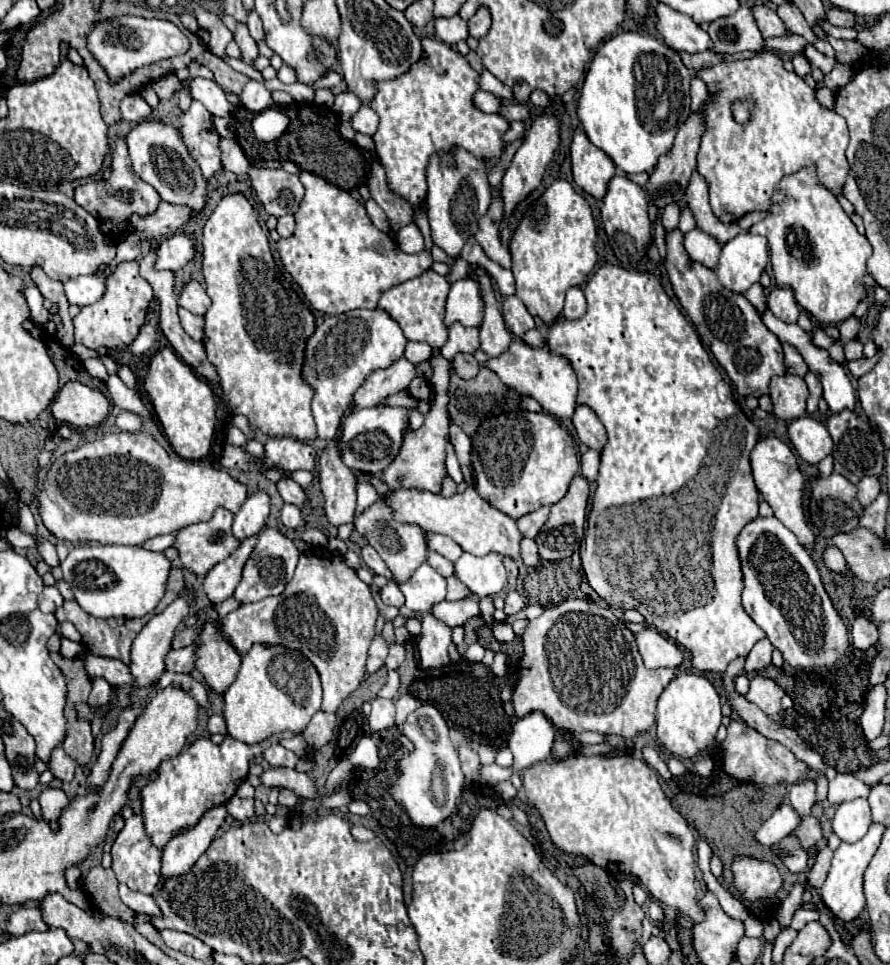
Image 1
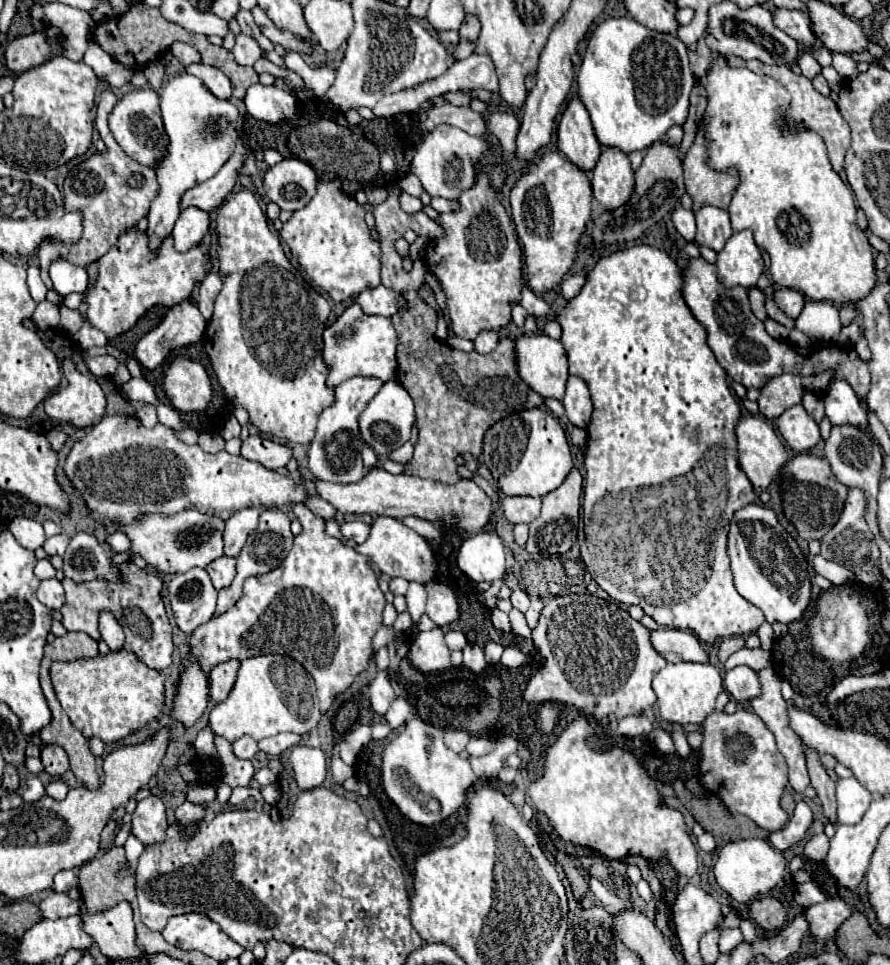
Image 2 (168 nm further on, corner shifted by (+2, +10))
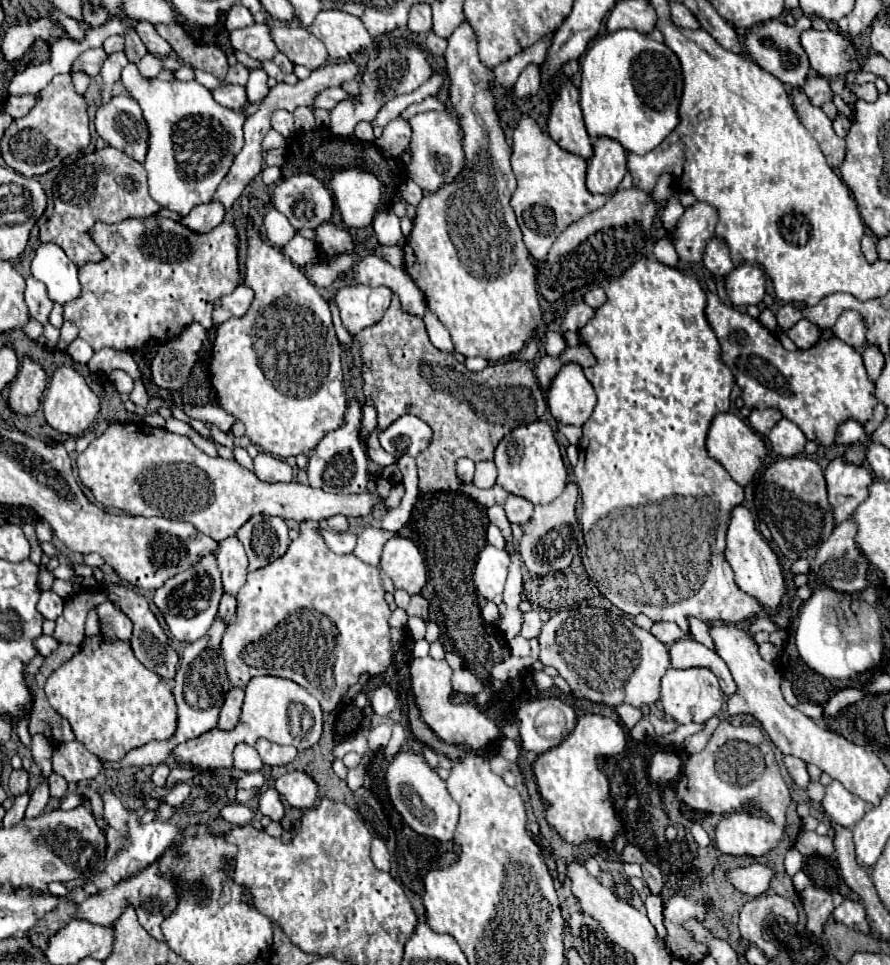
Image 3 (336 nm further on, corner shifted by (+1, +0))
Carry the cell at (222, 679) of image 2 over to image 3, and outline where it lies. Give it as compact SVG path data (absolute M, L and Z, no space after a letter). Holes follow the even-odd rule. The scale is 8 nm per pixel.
M233 687L225 699L225 705L221 709L219 715L219 727L223 731L231 731L237 723L239 723L239 715L241 715L241 705L243 705L243 697L245 691L241 687Z

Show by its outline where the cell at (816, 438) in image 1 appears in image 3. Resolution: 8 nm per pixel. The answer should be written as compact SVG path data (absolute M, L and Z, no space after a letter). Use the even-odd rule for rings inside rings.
M781 419L771 429L767 439L771 443L771 449L781 457L795 457L795 455L803 453L803 447L807 443L803 431L789 419Z

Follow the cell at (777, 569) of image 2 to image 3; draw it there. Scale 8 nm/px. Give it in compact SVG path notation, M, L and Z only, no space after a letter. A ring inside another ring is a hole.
M737 505L731 511L725 557L727 557L727 563L731 565L733 573L735 573L737 585L745 593L753 595L765 609L777 609L781 605L781 599L785 595L785 579L783 579L783 573L781 573L781 565L777 561L777 555L769 547L769 543L755 529L753 517L743 505Z

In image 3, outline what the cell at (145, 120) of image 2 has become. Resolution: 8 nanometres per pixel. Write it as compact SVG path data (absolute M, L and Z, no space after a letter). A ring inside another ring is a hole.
M129 95L111 97L109 103L99 105L95 113L95 131L111 147L127 153L143 163L147 153L147 125L139 105Z

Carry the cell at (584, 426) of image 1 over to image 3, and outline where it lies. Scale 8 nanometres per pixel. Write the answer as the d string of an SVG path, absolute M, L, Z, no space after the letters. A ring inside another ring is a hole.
M565 363L547 389L547 407L559 425L581 427L595 407L595 391L579 363Z

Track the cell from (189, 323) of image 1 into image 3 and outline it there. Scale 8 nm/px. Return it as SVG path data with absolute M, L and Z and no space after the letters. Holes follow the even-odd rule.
M191 323L177 339L161 345L151 361L153 381L163 389L181 391L189 381L205 339L207 331L199 323Z

